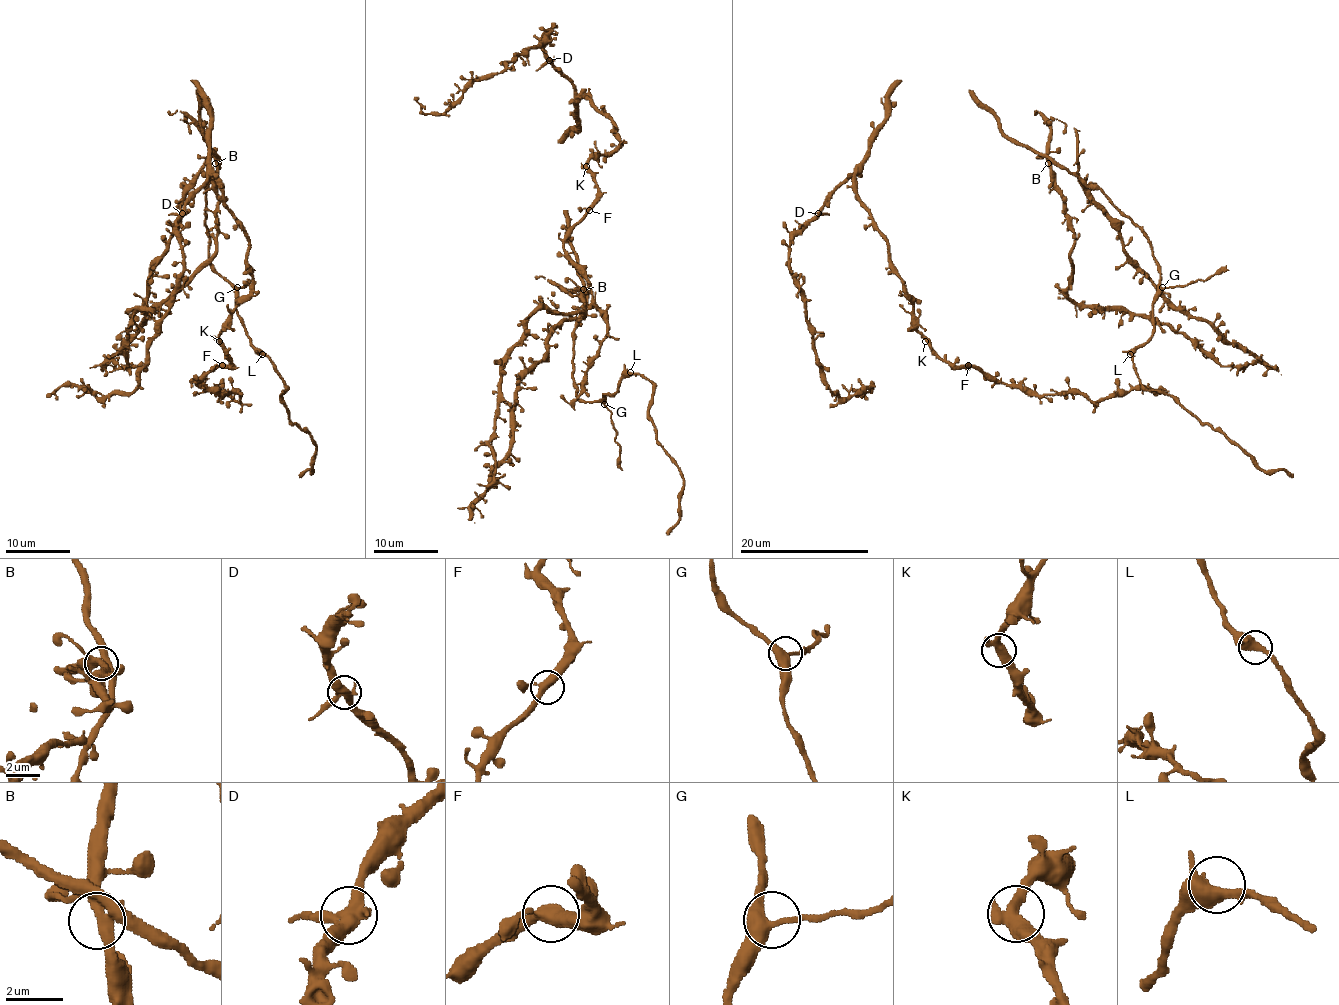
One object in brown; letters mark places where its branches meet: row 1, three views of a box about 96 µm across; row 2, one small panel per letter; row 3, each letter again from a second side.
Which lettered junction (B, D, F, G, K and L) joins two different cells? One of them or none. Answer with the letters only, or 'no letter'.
no letter

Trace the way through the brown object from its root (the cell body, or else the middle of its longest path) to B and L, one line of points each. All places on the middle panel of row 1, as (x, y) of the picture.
B: (607, 394), (598, 401), (581, 401), (577, 396), (573, 328), (586, 302), (583, 289)
L: (607, 394), (617, 389), (630, 372)

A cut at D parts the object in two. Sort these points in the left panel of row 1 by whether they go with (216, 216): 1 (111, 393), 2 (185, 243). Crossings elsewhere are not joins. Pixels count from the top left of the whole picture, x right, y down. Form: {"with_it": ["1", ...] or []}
{"with_it": []}

